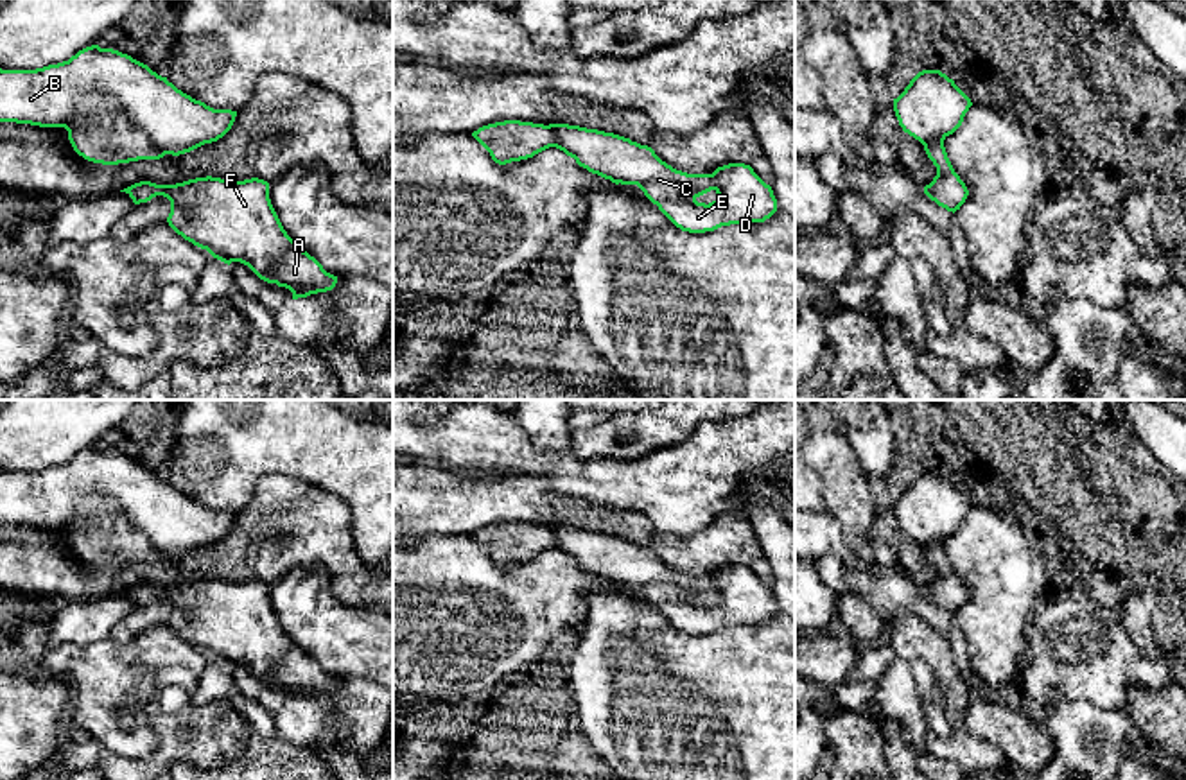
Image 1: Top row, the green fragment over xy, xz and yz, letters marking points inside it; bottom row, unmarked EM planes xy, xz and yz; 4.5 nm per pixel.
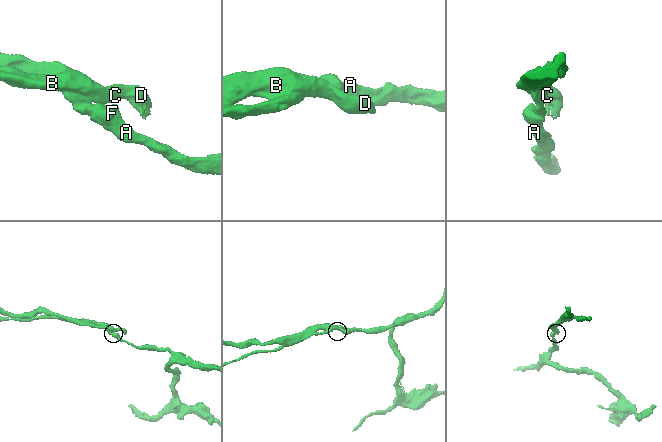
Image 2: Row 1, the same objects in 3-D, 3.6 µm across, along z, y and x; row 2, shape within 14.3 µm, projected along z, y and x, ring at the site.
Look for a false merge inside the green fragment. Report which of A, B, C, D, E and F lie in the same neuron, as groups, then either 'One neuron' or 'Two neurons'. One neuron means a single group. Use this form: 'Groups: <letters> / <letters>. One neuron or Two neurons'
Groups: A F / B C D E. Two neurons

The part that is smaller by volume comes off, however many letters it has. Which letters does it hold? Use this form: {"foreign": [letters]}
{"foreign": ["B", "C", "D", "E"]}

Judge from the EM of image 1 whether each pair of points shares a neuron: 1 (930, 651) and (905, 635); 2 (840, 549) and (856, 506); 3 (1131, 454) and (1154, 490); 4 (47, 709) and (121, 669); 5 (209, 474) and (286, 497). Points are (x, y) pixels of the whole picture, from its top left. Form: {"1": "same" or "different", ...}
{"1": "same", "2": "different", "3": "same", "4": "different", "5": "different"}

